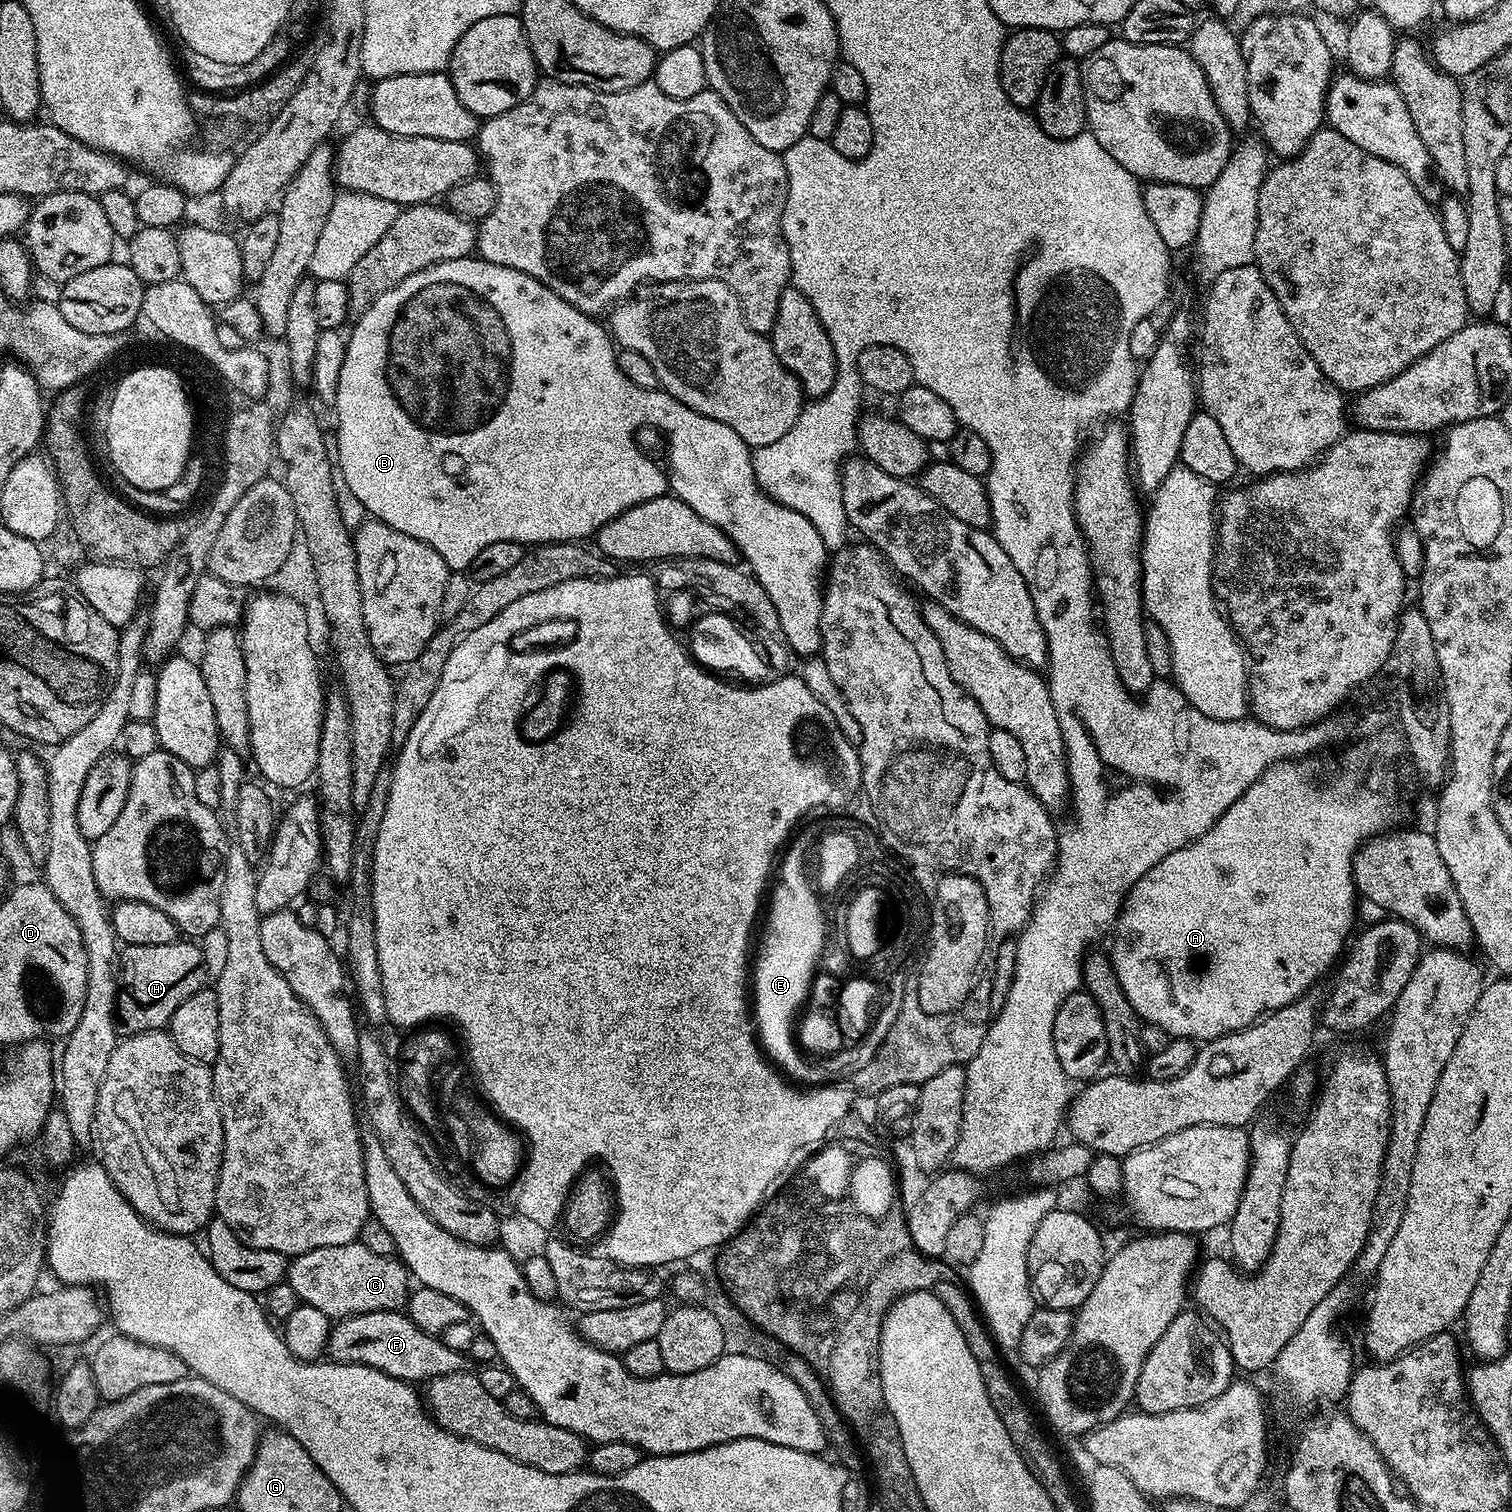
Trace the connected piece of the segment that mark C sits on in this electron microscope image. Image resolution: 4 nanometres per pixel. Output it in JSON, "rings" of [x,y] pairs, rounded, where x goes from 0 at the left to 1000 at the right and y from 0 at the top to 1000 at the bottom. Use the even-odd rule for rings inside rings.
{"rings":[[[239,822],[229,824],[213,824],[195,831],[190,837],[189,848],[198,856],[199,860],[210,864],[224,874],[230,870],[243,868],[261,868],[267,866],[271,856],[271,842],[267,833],[261,830],[253,831]]]}

